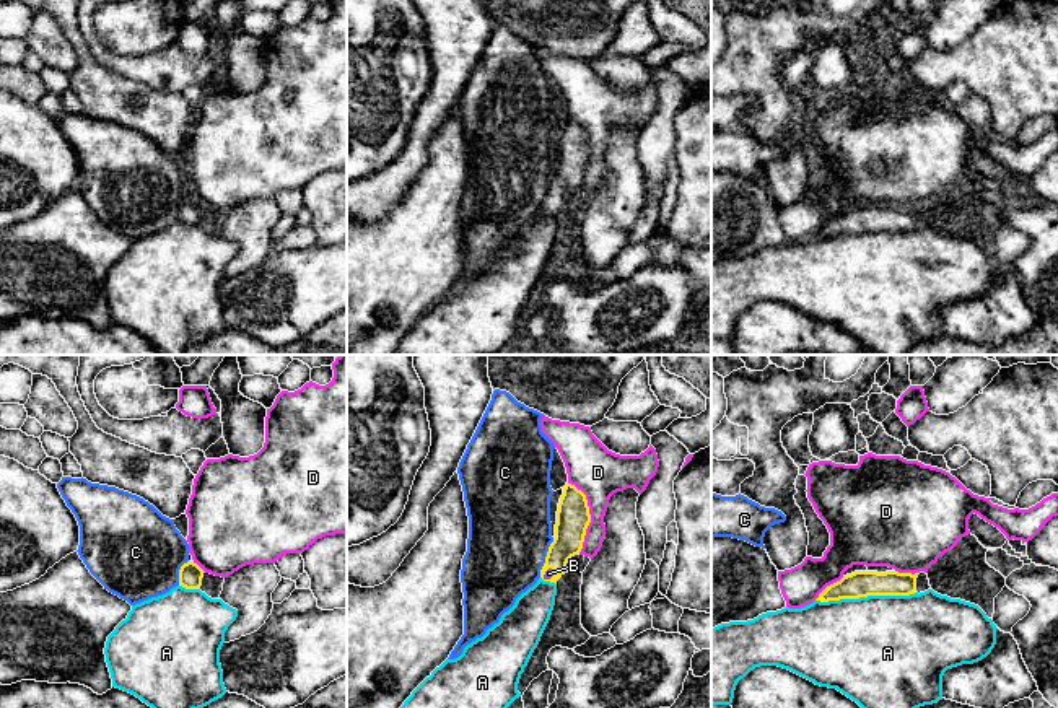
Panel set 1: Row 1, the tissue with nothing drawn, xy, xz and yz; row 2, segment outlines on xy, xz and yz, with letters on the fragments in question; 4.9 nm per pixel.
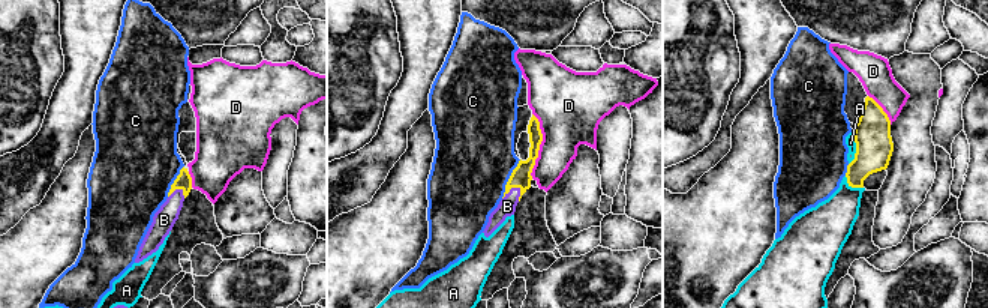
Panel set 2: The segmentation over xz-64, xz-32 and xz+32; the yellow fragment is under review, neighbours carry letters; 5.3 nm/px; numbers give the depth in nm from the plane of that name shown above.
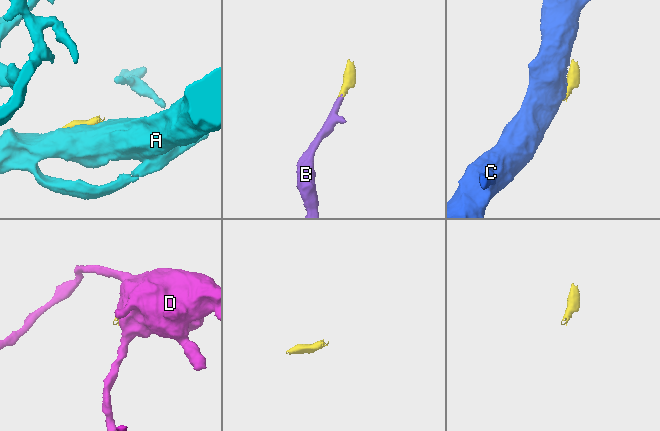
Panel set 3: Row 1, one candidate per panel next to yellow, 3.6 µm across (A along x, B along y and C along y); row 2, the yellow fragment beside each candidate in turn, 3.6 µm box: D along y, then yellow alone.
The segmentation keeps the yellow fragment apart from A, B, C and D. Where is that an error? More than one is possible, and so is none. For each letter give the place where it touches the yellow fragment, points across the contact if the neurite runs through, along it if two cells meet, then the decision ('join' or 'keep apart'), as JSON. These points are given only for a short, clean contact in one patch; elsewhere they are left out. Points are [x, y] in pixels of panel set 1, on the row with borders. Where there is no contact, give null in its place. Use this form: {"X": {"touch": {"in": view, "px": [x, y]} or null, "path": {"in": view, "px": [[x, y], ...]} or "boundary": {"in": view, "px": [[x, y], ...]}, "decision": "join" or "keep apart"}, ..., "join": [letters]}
{"A": {"touch": {"in": "yz", "px": [870, 594]}, "decision": "keep apart"}, "B": {"touch": {"in": "xz", "px": [550, 578]}, "path": {"in": "xz", "px": [[570, 533], [550, 578], [549, 573]]}, "decision": "join"}, "C": {"touch": {"in": "xz", "px": [546, 559]}, "boundary": {"in": "xz", "px": [[554, 539], [539, 576]]}, "decision": "keep apart"}, "D": {"touch": {"in": "xz", "px": [590, 515]}, "decision": "keep apart"}, "join": ["B"]}

